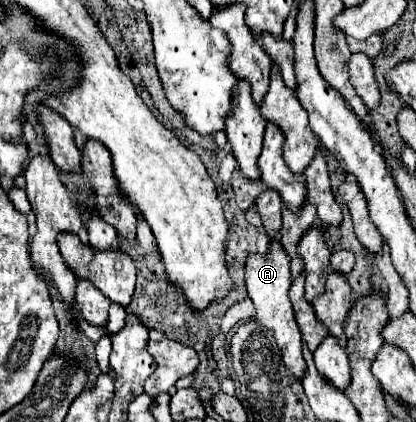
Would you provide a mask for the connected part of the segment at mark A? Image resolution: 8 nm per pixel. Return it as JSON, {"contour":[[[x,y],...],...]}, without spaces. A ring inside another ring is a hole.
{"contour":[[[273,240],[267,254],[249,256],[245,282],[247,282],[247,294],[257,308],[257,322],[263,324],[263,328],[267,328],[269,332],[273,332],[275,342],[281,350],[285,368],[293,374],[293,378],[303,380],[305,360],[301,356],[301,336],[299,336],[299,328],[295,324],[295,316],[293,316],[293,308],[291,308],[291,300],[289,300],[289,288],[291,288],[289,260],[291,258],[287,256],[287,252],[283,252],[283,248],[279,248],[279,242]]]}

